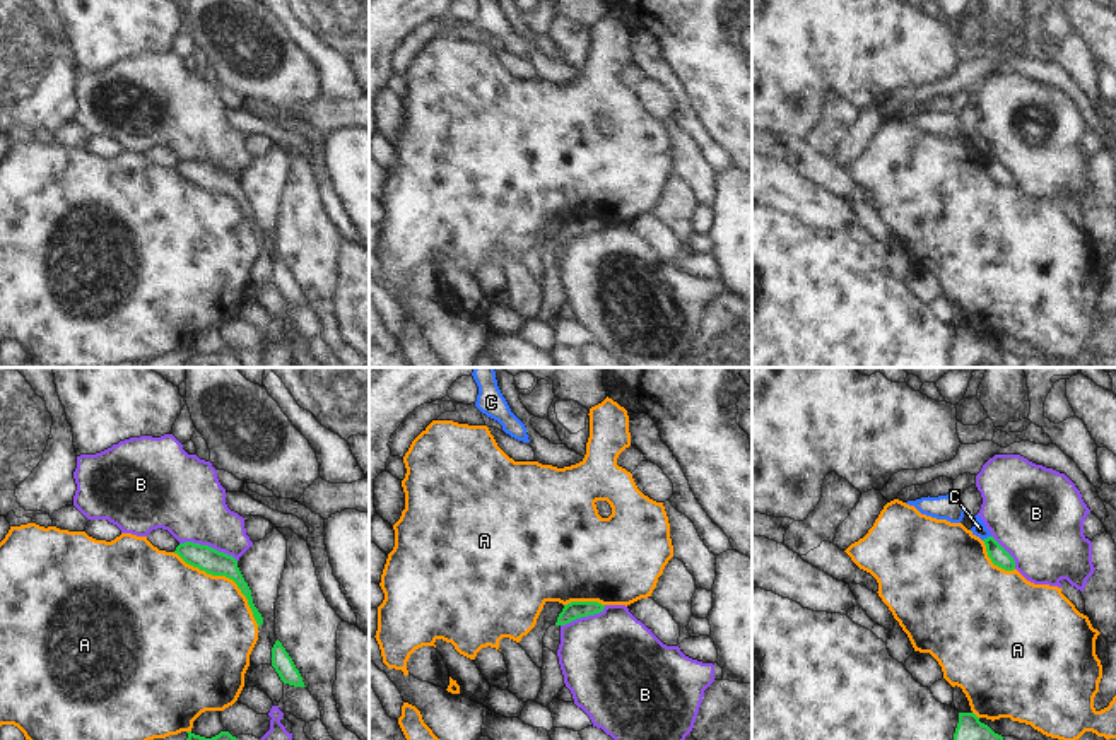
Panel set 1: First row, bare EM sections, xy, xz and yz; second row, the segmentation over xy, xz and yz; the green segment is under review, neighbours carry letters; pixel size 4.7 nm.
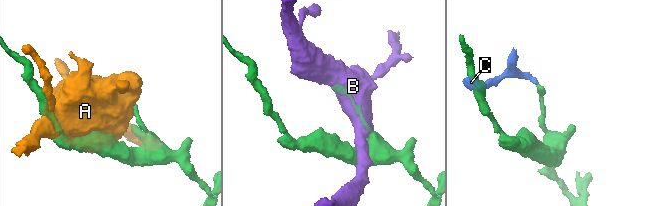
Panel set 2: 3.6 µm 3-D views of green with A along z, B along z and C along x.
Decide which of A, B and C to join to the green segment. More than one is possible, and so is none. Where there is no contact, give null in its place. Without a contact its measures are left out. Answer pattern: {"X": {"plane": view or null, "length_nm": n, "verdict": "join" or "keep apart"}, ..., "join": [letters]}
{"A": {"plane": "xy", "length_nm": 550, "verdict": "keep apart"}, "B": {"plane": "xy", "length_nm": 280, "verdict": "keep apart"}, "C": {"plane": "yz", "length_nm": 50, "verdict": "keep apart"}, "join": []}

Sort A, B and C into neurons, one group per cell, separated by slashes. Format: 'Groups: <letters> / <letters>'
Groups: A / B / C.

